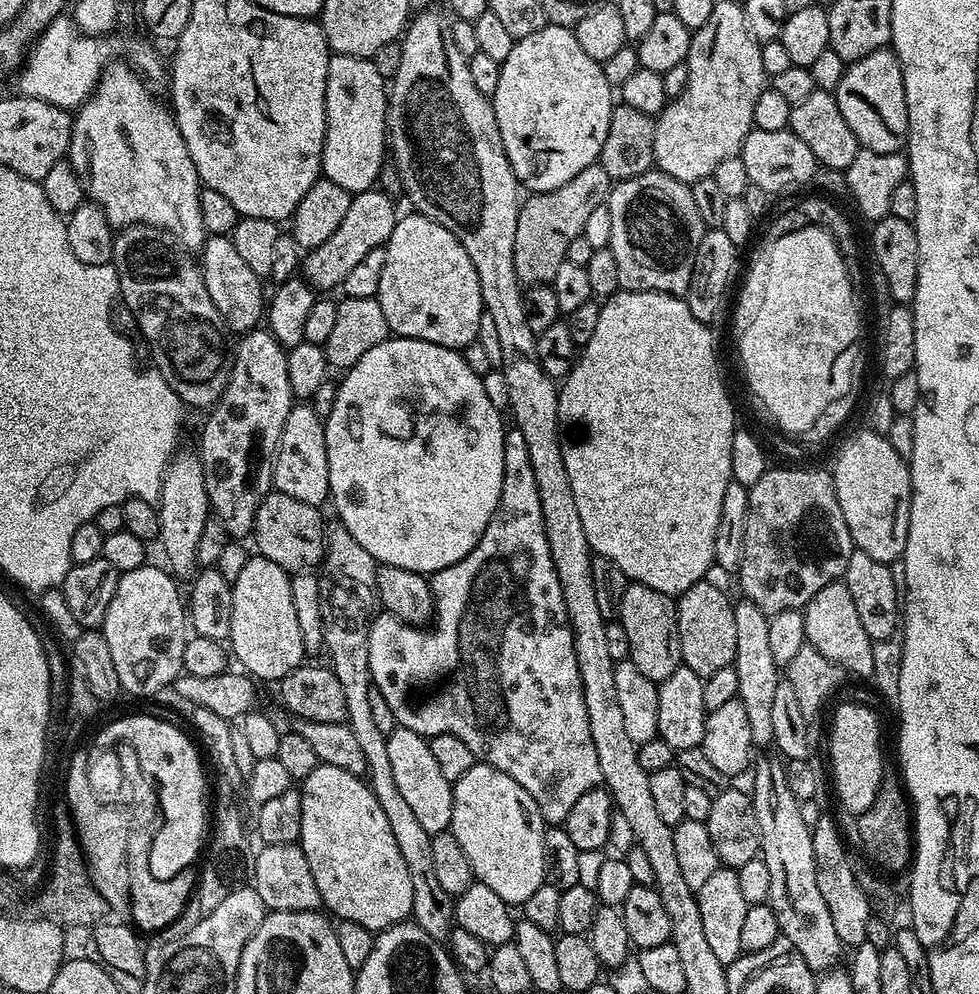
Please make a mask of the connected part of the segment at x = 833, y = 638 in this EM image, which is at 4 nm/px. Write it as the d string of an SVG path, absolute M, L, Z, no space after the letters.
M842 582L822 586L818 594L803 609L806 622L806 641L820 654L826 654L830 662L843 668L845 673L871 678L874 674L873 640L866 634L866 626L858 619L858 610L854 607L854 598Z

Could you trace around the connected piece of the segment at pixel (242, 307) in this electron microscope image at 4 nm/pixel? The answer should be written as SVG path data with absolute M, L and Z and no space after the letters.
M209 235L200 250L200 269L207 294L229 329L252 330L263 319L266 310L266 292L262 288L262 278L239 255L229 235Z

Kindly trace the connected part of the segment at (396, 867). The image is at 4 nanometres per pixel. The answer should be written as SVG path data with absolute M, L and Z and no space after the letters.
M317 763L316 769L302 781L299 794L302 834L298 843L306 854L306 862L310 862L310 874L314 874L314 882L318 882L321 905L333 917L358 922L358 926L373 930L405 923L412 914L414 890L410 890L406 862L402 862L398 842L394 842L394 834L386 822L386 814L382 814L382 806L378 806L378 798L374 798L372 789L361 777L337 766Z

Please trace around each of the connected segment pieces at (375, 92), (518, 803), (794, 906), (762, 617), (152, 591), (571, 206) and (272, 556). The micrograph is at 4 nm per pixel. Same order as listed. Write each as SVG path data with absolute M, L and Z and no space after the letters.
M363 56L328 57L326 82L326 130L322 150L322 176L338 182L342 190L366 192L380 176L388 148L388 92L386 76L376 69L377 61Z
M476 762L452 785L452 837L470 858L473 877L488 886L509 906L523 906L545 881L543 836L546 825L534 798L510 774Z
M759 757L755 761L752 768L754 780L750 787L752 804L758 814L760 856L766 862L766 870L770 870L768 903L778 918L781 936L792 943L793 950L802 954L813 973L823 974L841 963L840 955L846 952L846 948L840 943L838 930L834 930L822 890L818 890L812 829L799 814L800 801L790 791L785 763L779 757L773 757Z
M741 599L734 610L734 626L738 630L738 646L734 667L738 674L737 697L746 710L746 719L750 722L750 738L757 749L769 747L774 738L774 693L778 690L782 672L774 662L770 651L769 613L763 612L754 602Z
M152 567L121 575L118 590L114 590L114 602L110 602L102 625L106 646L110 646L118 669L120 687L132 696L152 696L167 684L175 685L176 677L184 672L186 604L171 571Z
M597 162L586 166L586 170L578 170L570 182L553 192L533 192L521 203L518 226L514 230L514 270L521 285L552 283L558 266L568 259L570 242L584 234L590 214L606 203L613 183L610 174Z
M272 489L259 504L255 515L252 542L257 546L257 553L290 574L317 567L324 559L326 543L326 522L320 512L317 506Z

